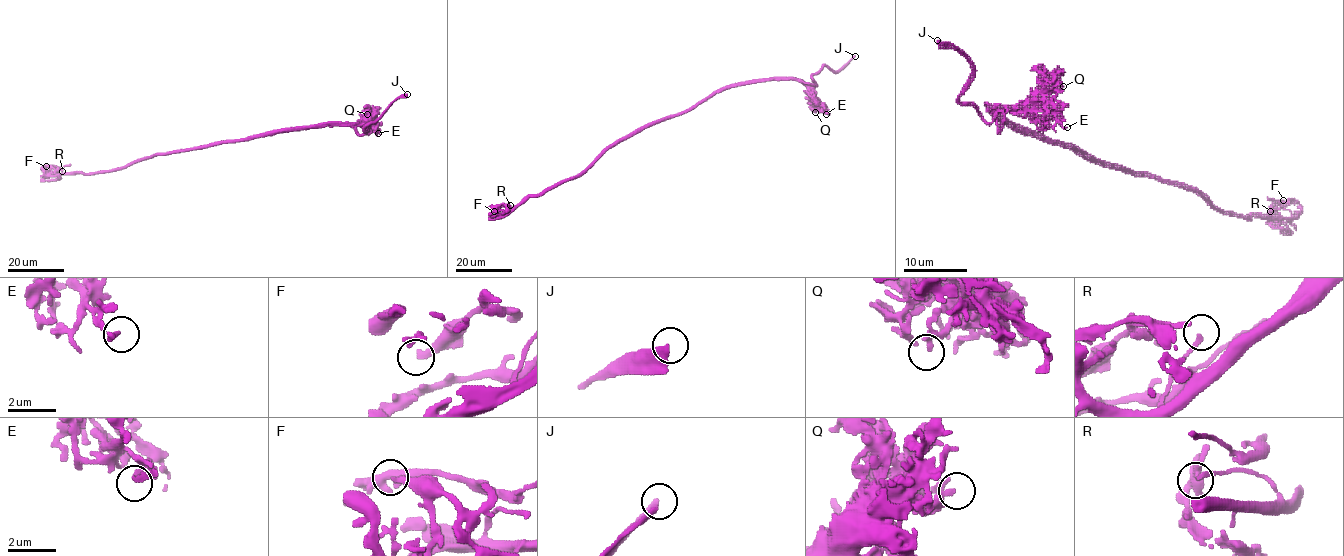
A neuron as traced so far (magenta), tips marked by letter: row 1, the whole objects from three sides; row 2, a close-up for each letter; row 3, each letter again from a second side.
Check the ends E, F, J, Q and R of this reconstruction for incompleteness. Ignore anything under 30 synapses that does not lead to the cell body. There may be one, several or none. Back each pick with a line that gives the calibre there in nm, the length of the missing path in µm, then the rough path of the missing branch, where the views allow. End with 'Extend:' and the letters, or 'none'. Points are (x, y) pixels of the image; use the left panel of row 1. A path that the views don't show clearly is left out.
J: 320 nm thick; about 20 µm are missing; missing branch runs (407, 94), (406, 77), (402, 78)
Extend: J

